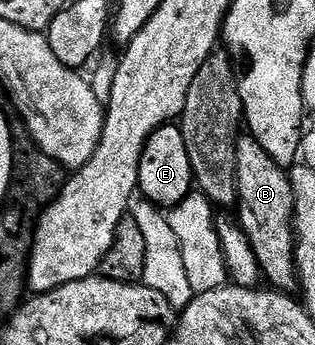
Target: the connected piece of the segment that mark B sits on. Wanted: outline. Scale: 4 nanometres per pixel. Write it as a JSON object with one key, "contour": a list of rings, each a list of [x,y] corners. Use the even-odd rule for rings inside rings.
{"contour":[[[249,133],[236,145],[236,185],[236,219],[252,245],[252,253],[256,253],[263,280],[283,293],[293,292],[299,286],[298,262],[294,260],[294,190],[289,174]]]}

